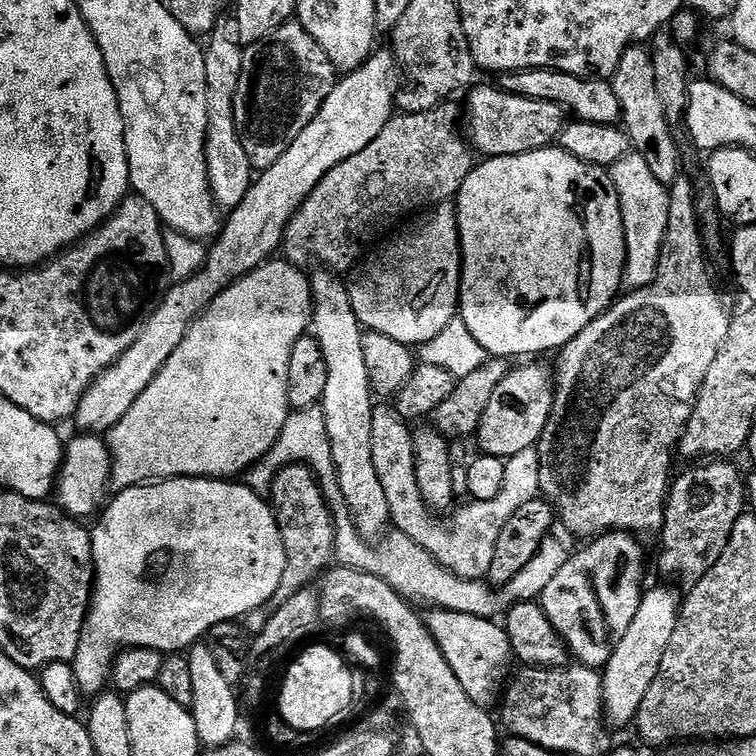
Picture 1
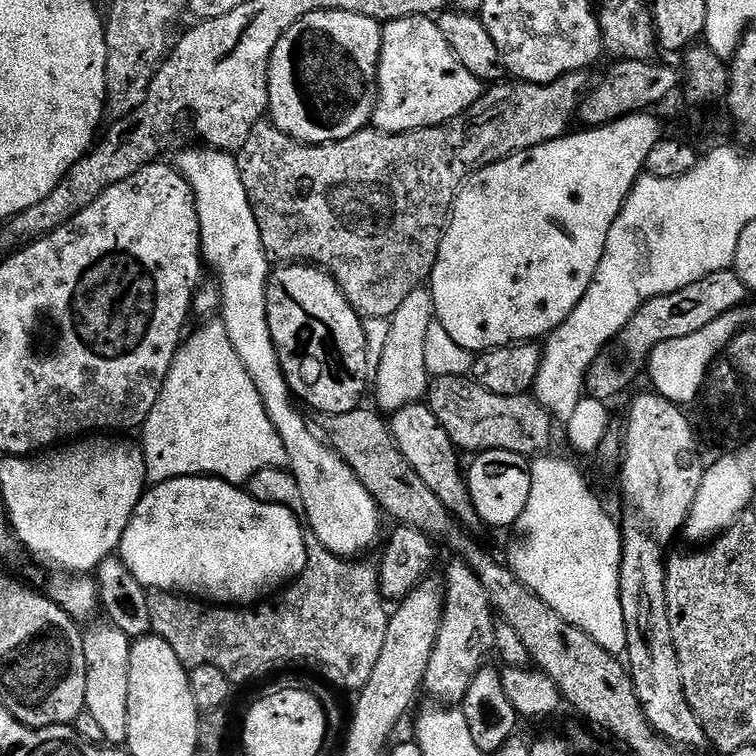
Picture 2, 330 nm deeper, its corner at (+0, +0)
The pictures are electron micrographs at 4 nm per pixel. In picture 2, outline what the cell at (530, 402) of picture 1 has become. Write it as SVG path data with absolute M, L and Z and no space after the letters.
M732 268L718 270L714 274L706 274L698 282L690 282L690 286L682 286L682 290L674 290L674 294L662 294L650 298L630 318L630 322L618 337L618 345L624 351L625 364L615 364L609 358L601 358L588 372L586 385L587 395L595 400L612 402L619 392L628 388L628 376L643 369L648 363L648 356L662 342L671 342L673 338L686 338L686 334L698 334L702 326L714 322L714 318L722 318L722 314L730 314L730 310L743 308L749 303L750 293L740 276Z

